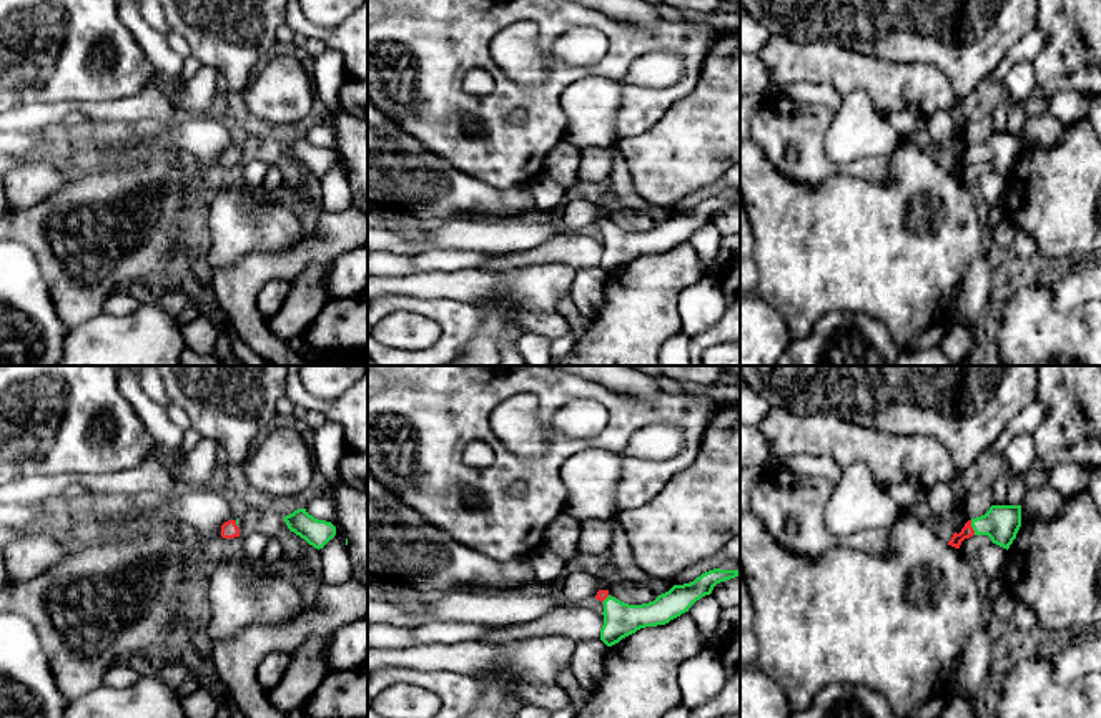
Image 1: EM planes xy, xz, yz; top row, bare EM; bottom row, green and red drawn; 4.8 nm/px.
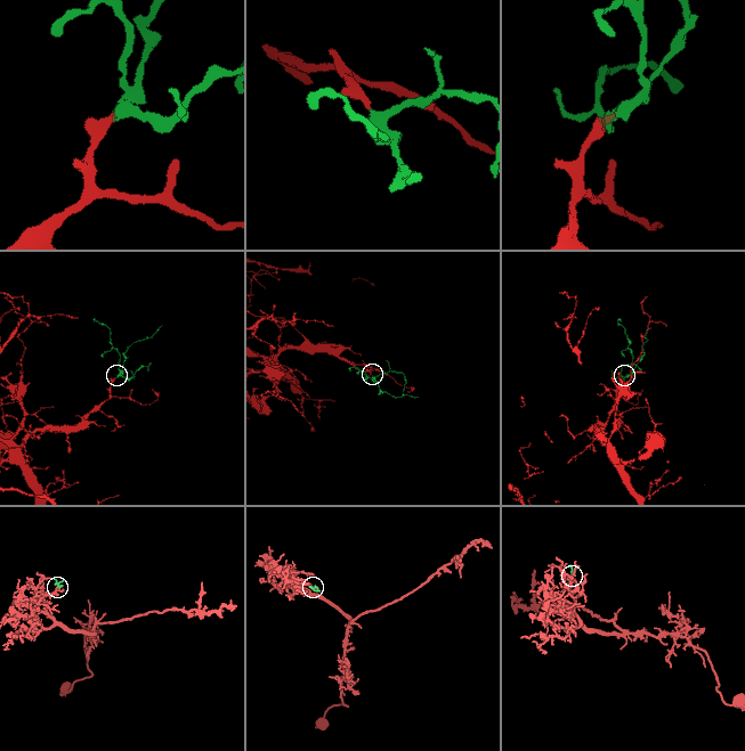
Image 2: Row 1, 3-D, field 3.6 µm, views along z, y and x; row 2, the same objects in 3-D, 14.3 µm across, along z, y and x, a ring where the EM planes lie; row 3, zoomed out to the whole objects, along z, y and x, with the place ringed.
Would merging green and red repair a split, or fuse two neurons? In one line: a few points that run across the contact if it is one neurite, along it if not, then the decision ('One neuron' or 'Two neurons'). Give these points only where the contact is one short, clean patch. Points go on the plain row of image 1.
Line: yz (1002, 150), (972, 153), (967, 158). One neuron

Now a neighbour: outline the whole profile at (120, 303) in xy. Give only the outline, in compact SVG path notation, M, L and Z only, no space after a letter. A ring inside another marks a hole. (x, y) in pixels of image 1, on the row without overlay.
M121 288L106 298L103 312L111 316L128 316L138 311L140 306L141 302L130 291Z

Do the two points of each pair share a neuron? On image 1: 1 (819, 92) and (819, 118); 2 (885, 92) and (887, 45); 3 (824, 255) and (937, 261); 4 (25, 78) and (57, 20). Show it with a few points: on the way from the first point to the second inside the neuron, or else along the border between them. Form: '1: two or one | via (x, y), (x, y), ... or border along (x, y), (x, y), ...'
1: two | border along (780, 98), (822, 103), (832, 113)
2: two | border along (849, 50), (898, 63), (925, 63)
3: one | via (852, 255), (872, 255), (885, 261), (908, 261)
4: one | via (25, 63), (25, 52), (42, 35)

